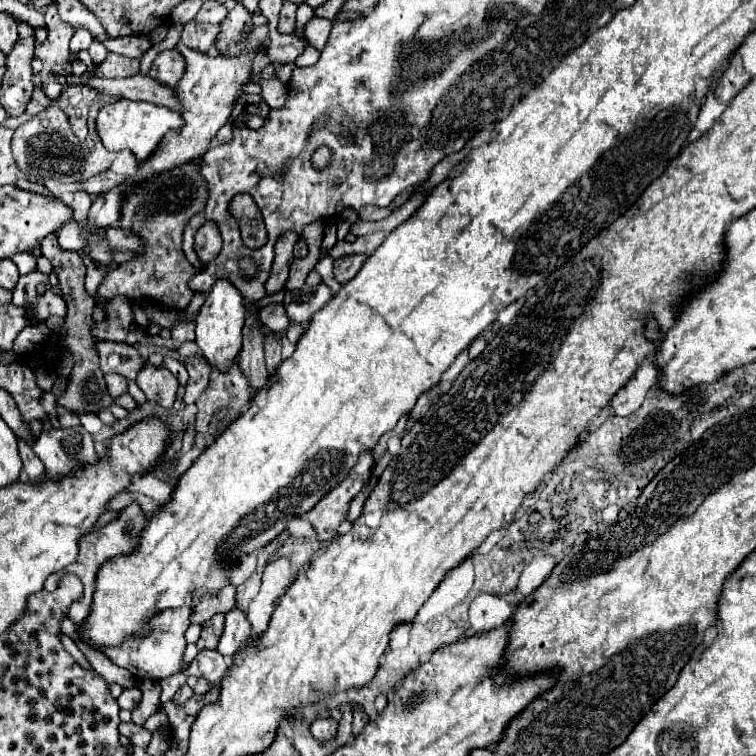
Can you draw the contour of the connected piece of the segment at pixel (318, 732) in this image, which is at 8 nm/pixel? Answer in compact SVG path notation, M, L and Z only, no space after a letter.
M327 717L327 719L315 719L311 723L311 733L319 741L329 741L337 733L337 721L331 719L331 717Z

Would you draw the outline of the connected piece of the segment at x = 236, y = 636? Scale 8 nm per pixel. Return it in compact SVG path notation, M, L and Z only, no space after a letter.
M233 609L225 615L225 631L221 635L221 641L217 645L217 651L223 657L233 657L237 651L249 645L251 635L251 623L247 621L245 613L239 609Z

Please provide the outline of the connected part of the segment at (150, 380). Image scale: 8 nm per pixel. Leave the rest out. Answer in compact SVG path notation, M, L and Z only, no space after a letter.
M149 363L139 371L137 385L149 401L155 401L163 409L169 409L173 405L175 393L179 389L179 381L169 369L157 369Z

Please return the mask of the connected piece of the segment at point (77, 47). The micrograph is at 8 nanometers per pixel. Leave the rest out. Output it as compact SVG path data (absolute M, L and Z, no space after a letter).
M77 29L77 31L75 31L75 35L71 37L71 45L69 45L71 55L75 57L79 51L87 49L87 47L89 47L89 43L91 43L91 35L89 35L87 31L83 31L83 29Z

